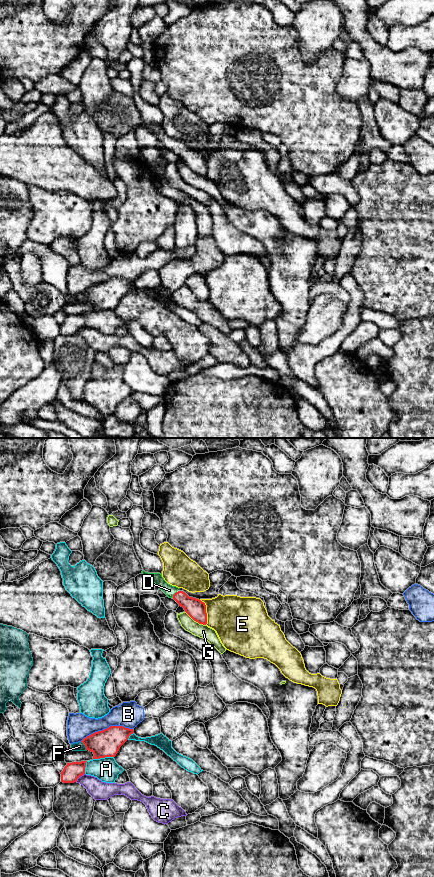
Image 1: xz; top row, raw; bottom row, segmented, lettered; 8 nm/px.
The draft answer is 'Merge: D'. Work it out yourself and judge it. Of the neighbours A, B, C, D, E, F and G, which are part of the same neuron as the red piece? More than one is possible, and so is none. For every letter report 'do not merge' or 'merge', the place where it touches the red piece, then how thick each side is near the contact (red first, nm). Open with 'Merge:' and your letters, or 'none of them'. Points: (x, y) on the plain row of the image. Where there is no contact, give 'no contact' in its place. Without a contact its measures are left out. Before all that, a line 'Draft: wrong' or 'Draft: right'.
Draft: right
Merge: D
A: do not merge; meets red in xz at (103, 309); 220 nm thick on the red side, 190 nm on the other
B: do not merge; meets red in xz at (107, 280); 220 nm thick on the red side, 200 nm on the other
C: do not merge; meets red in xz at (79, 328); 140 nm thick on the red side, 150 nm on the other
D: merge; meets red in xz at (174, 146); 160 nm thick on the red side, 90 nm on the other
E: do not merge; meets red in xz at (205, 164); 160 nm thick on the red side, 380 nm on the other
F: do not merge; meets red in xz at (85, 298); 220 nm thick on the red side, 70 nm on the other
G: do not merge; meets red in xz at (195, 172); 160 nm thick on the red side, 110 nm on the other

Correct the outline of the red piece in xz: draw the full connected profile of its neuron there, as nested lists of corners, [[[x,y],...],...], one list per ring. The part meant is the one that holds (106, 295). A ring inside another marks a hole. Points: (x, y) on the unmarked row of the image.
[[[110,278],[87,288],[81,294],[85,297],[86,303],[89,302],[94,306],[93,311],[115,309],[120,299],[133,285],[133,281]]]

